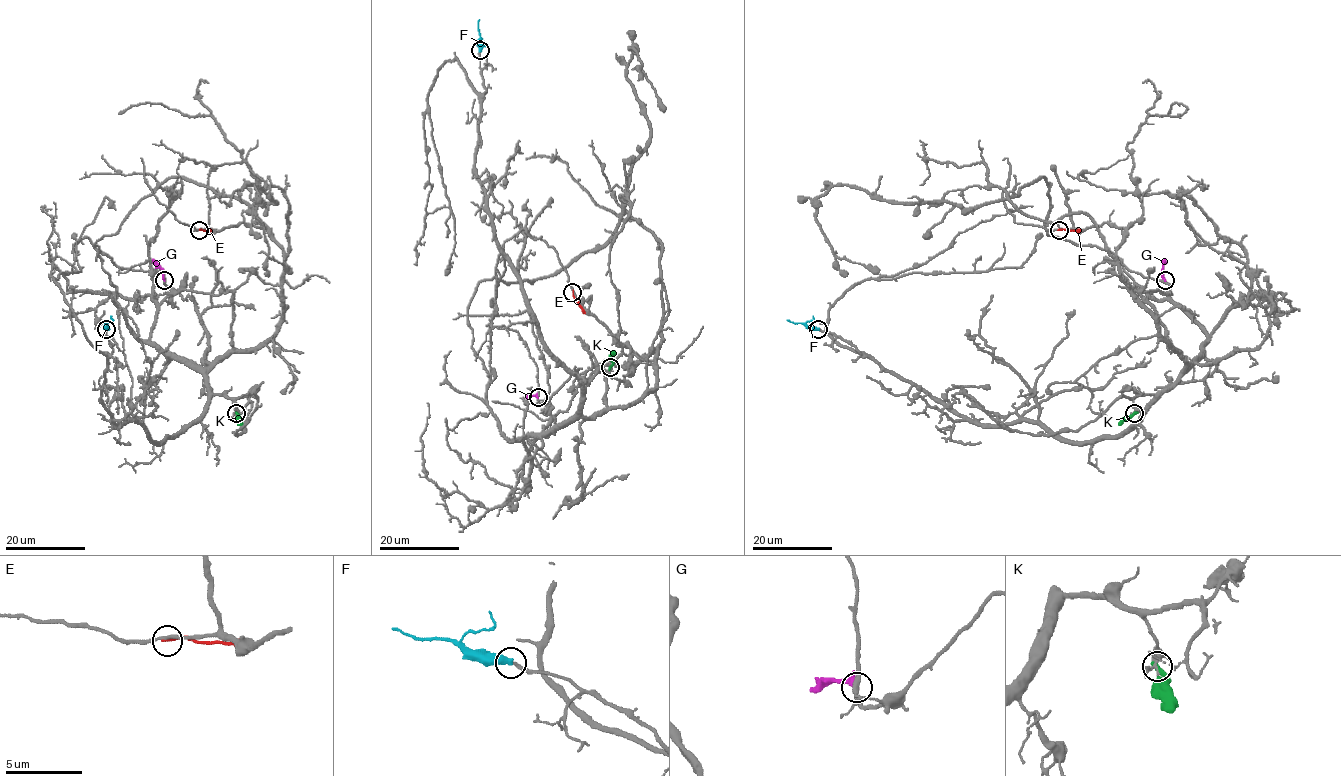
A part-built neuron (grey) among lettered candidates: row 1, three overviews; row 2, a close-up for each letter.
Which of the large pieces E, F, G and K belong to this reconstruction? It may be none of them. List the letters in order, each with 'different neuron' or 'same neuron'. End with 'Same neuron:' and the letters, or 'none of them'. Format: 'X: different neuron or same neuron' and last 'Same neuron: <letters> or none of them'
E: different neuron
F: same neuron
G: different neuron
K: different neuron
Same neuron: F

